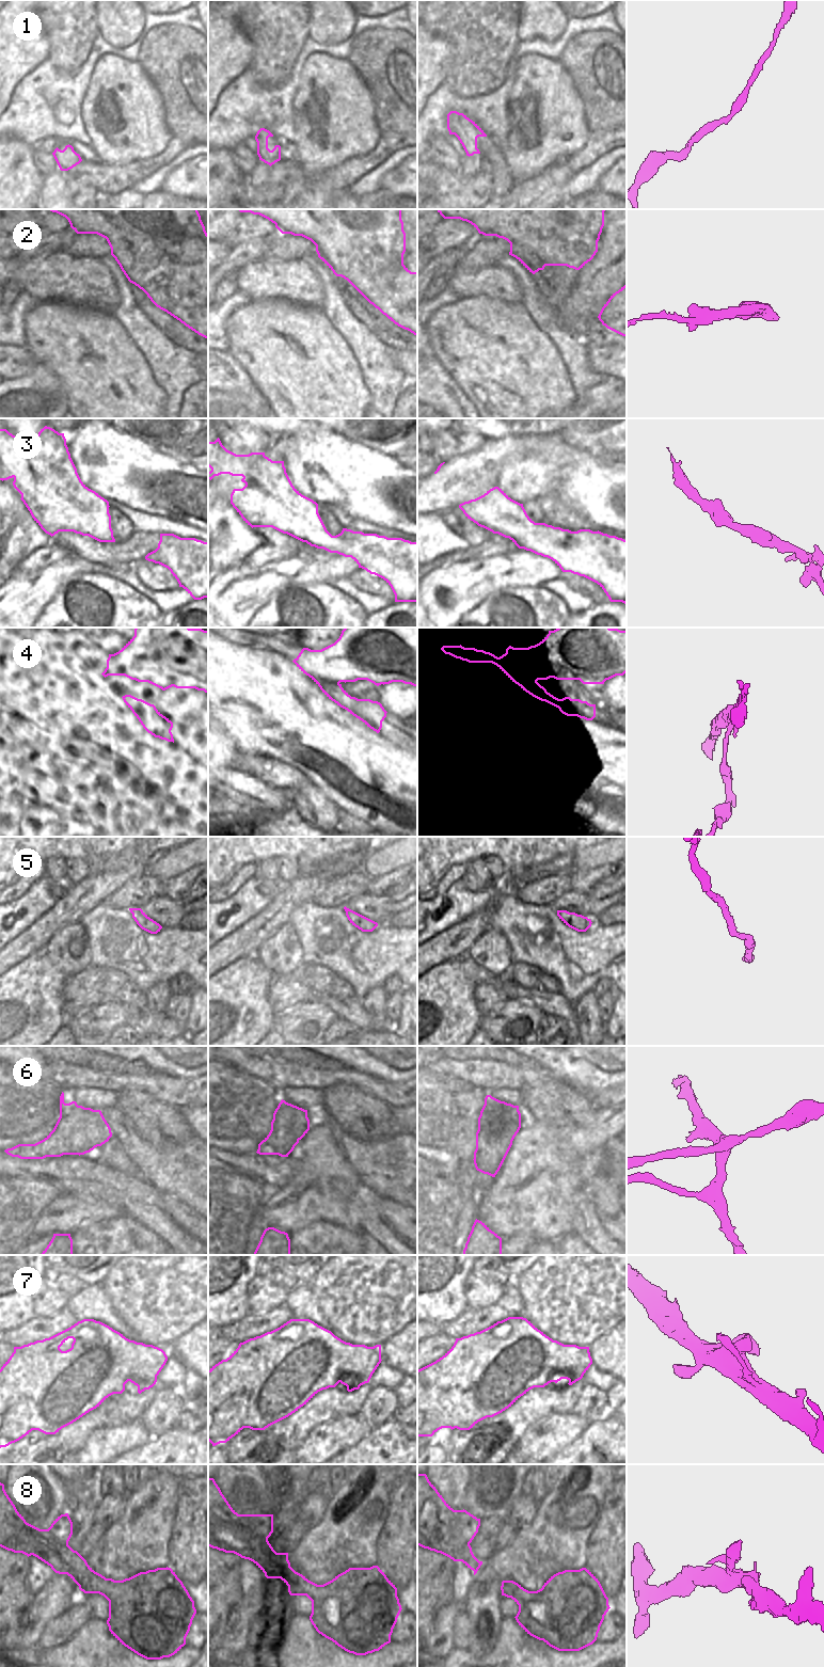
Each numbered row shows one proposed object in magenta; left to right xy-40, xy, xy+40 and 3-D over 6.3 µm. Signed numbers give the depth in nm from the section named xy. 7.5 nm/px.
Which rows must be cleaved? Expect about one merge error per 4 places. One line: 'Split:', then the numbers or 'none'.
Split: 2, 6.

